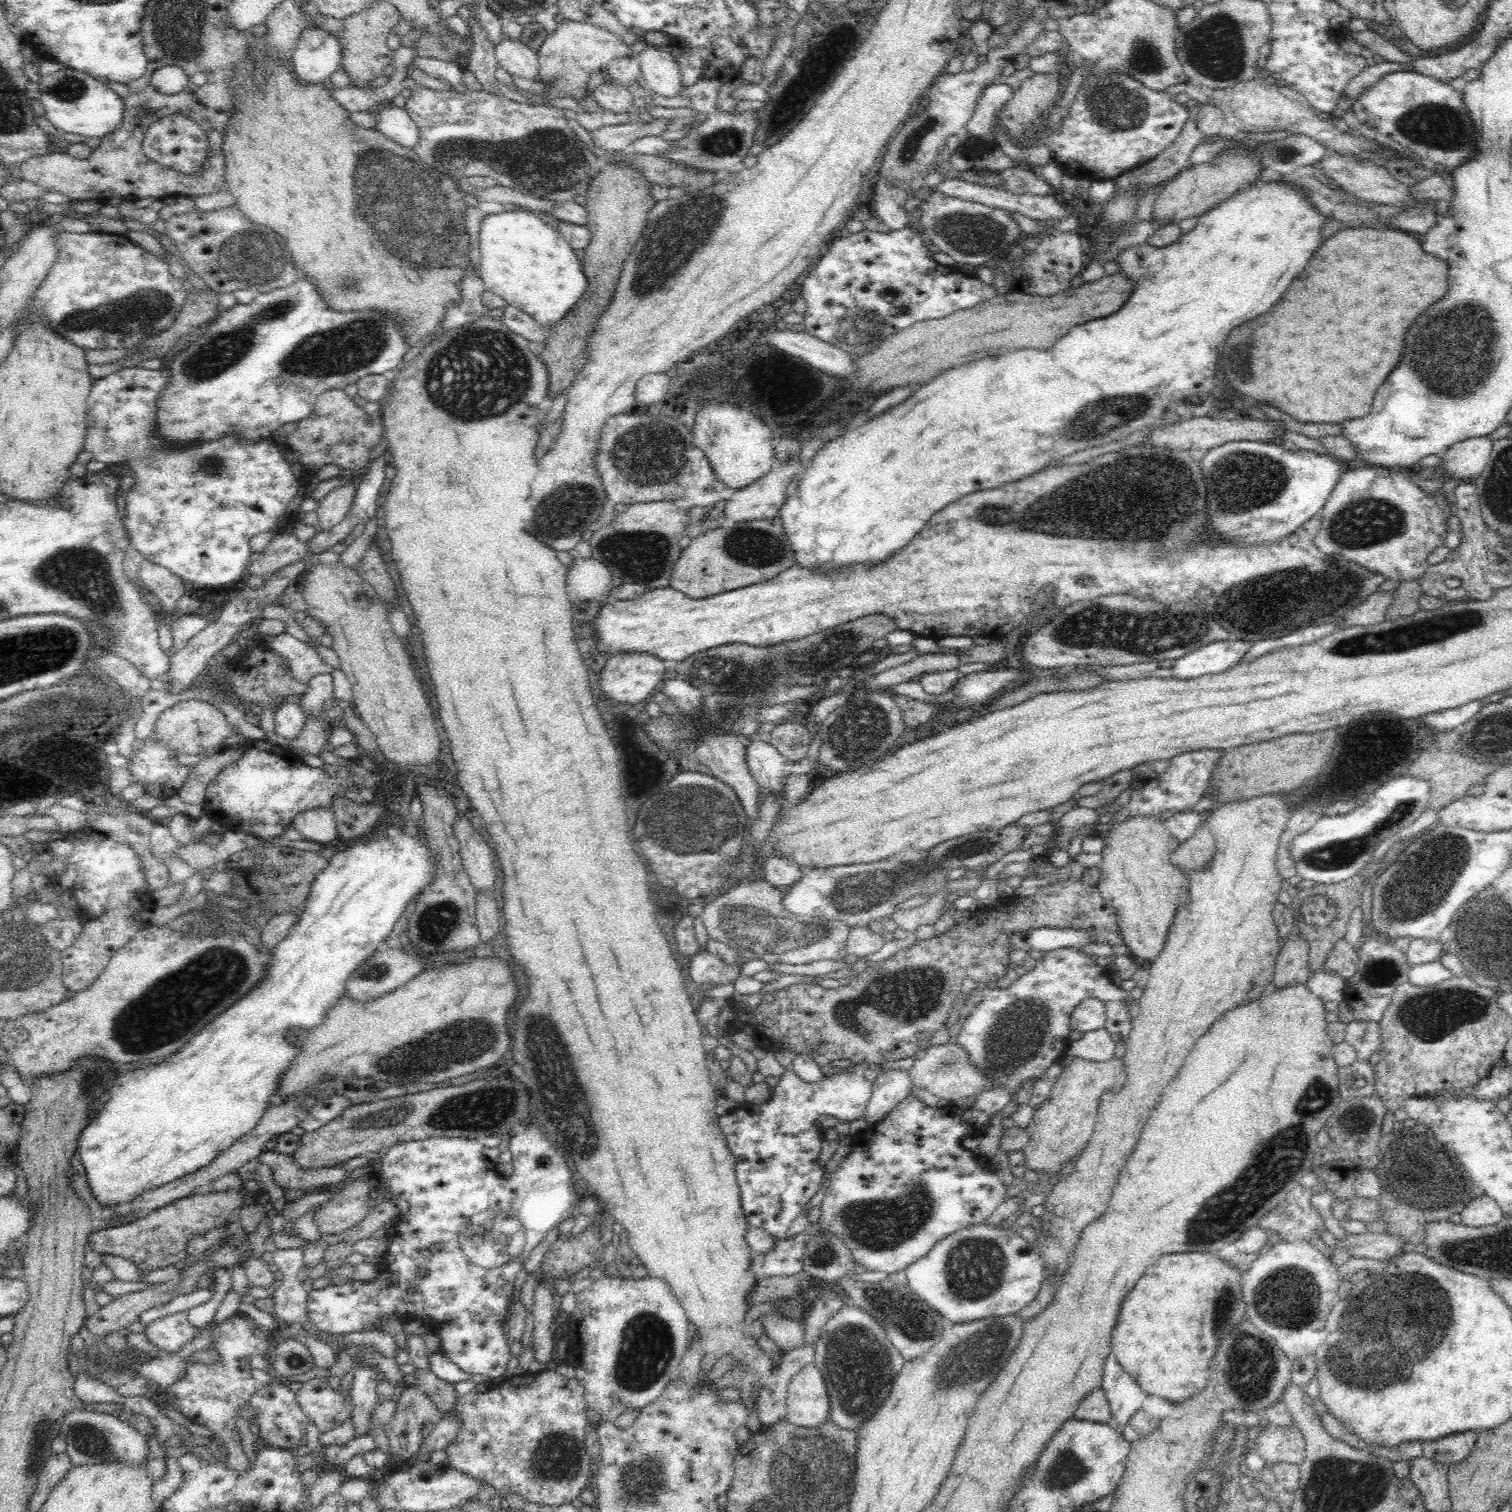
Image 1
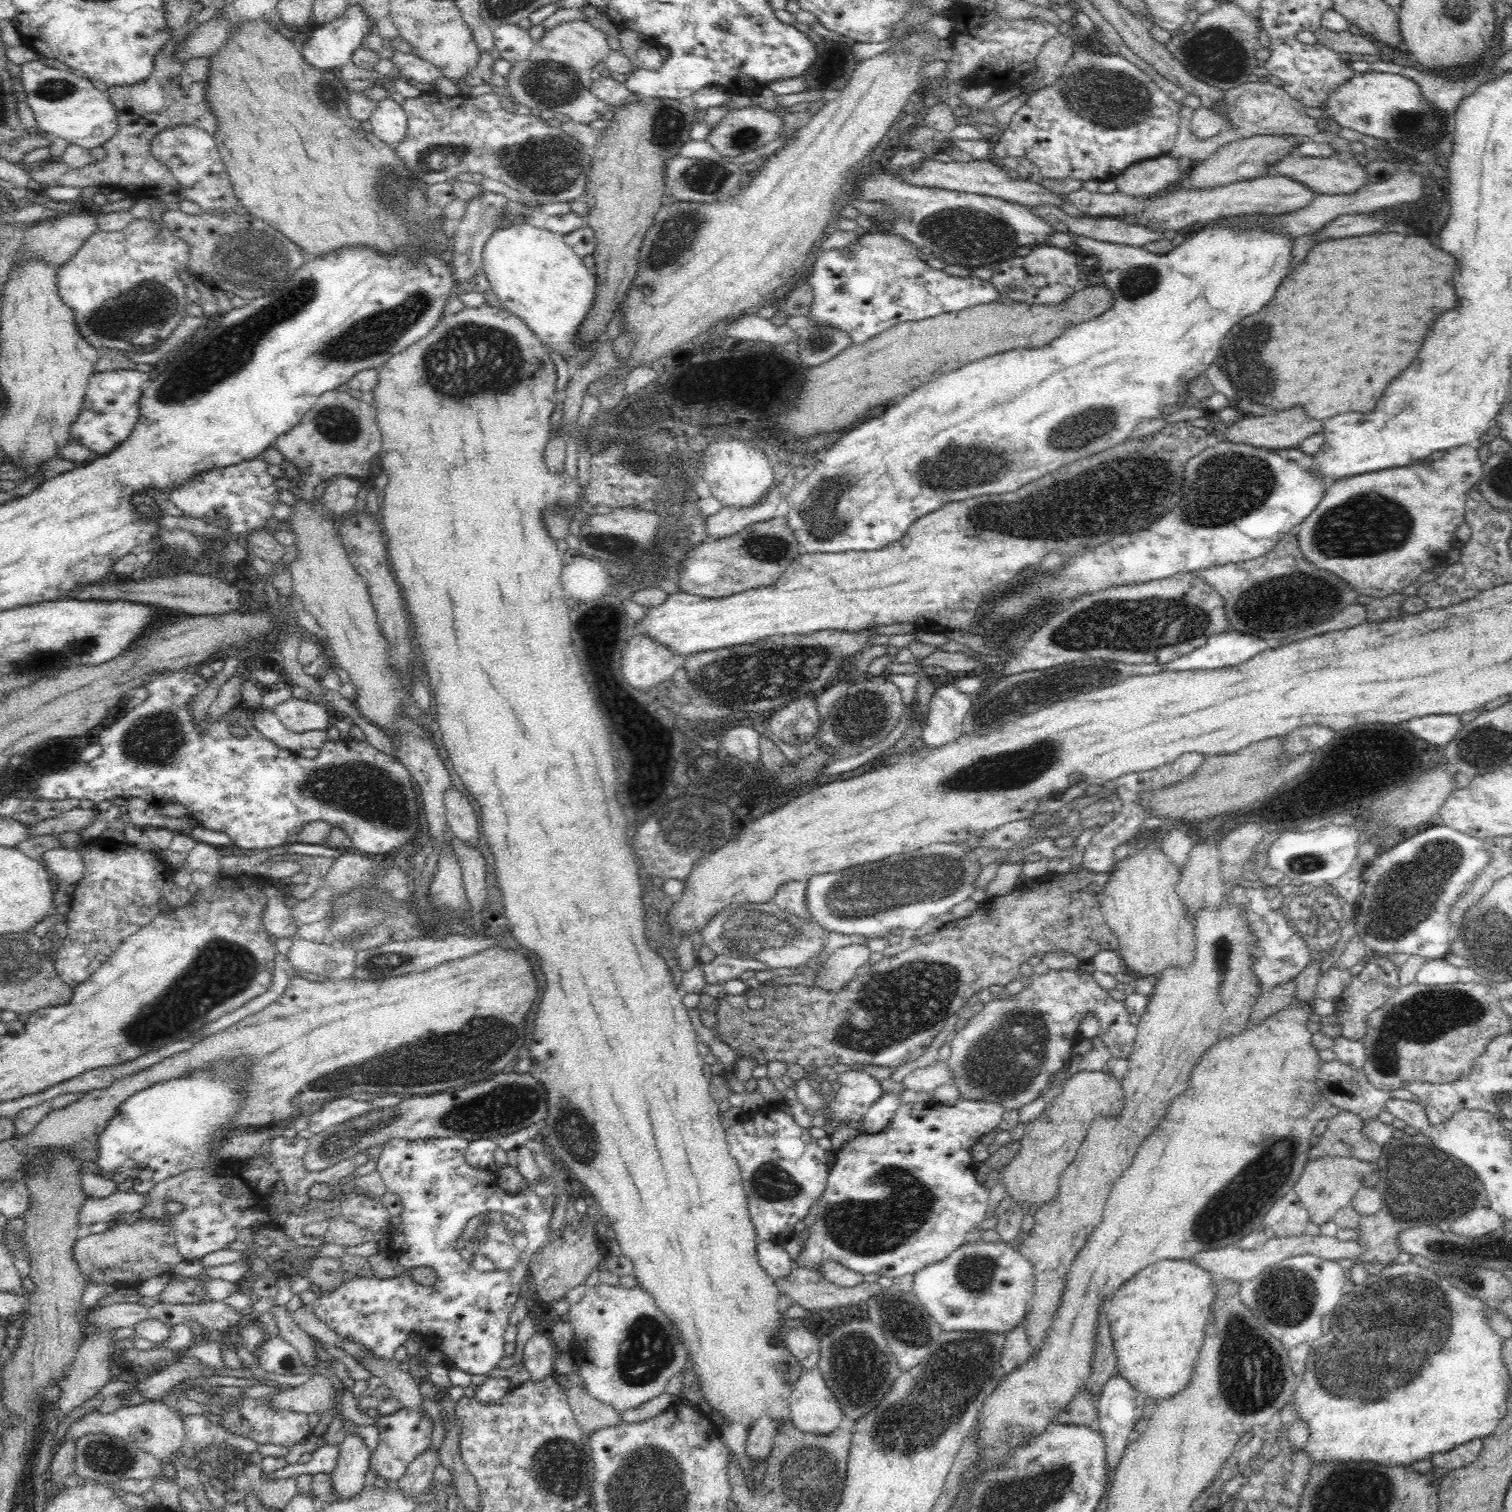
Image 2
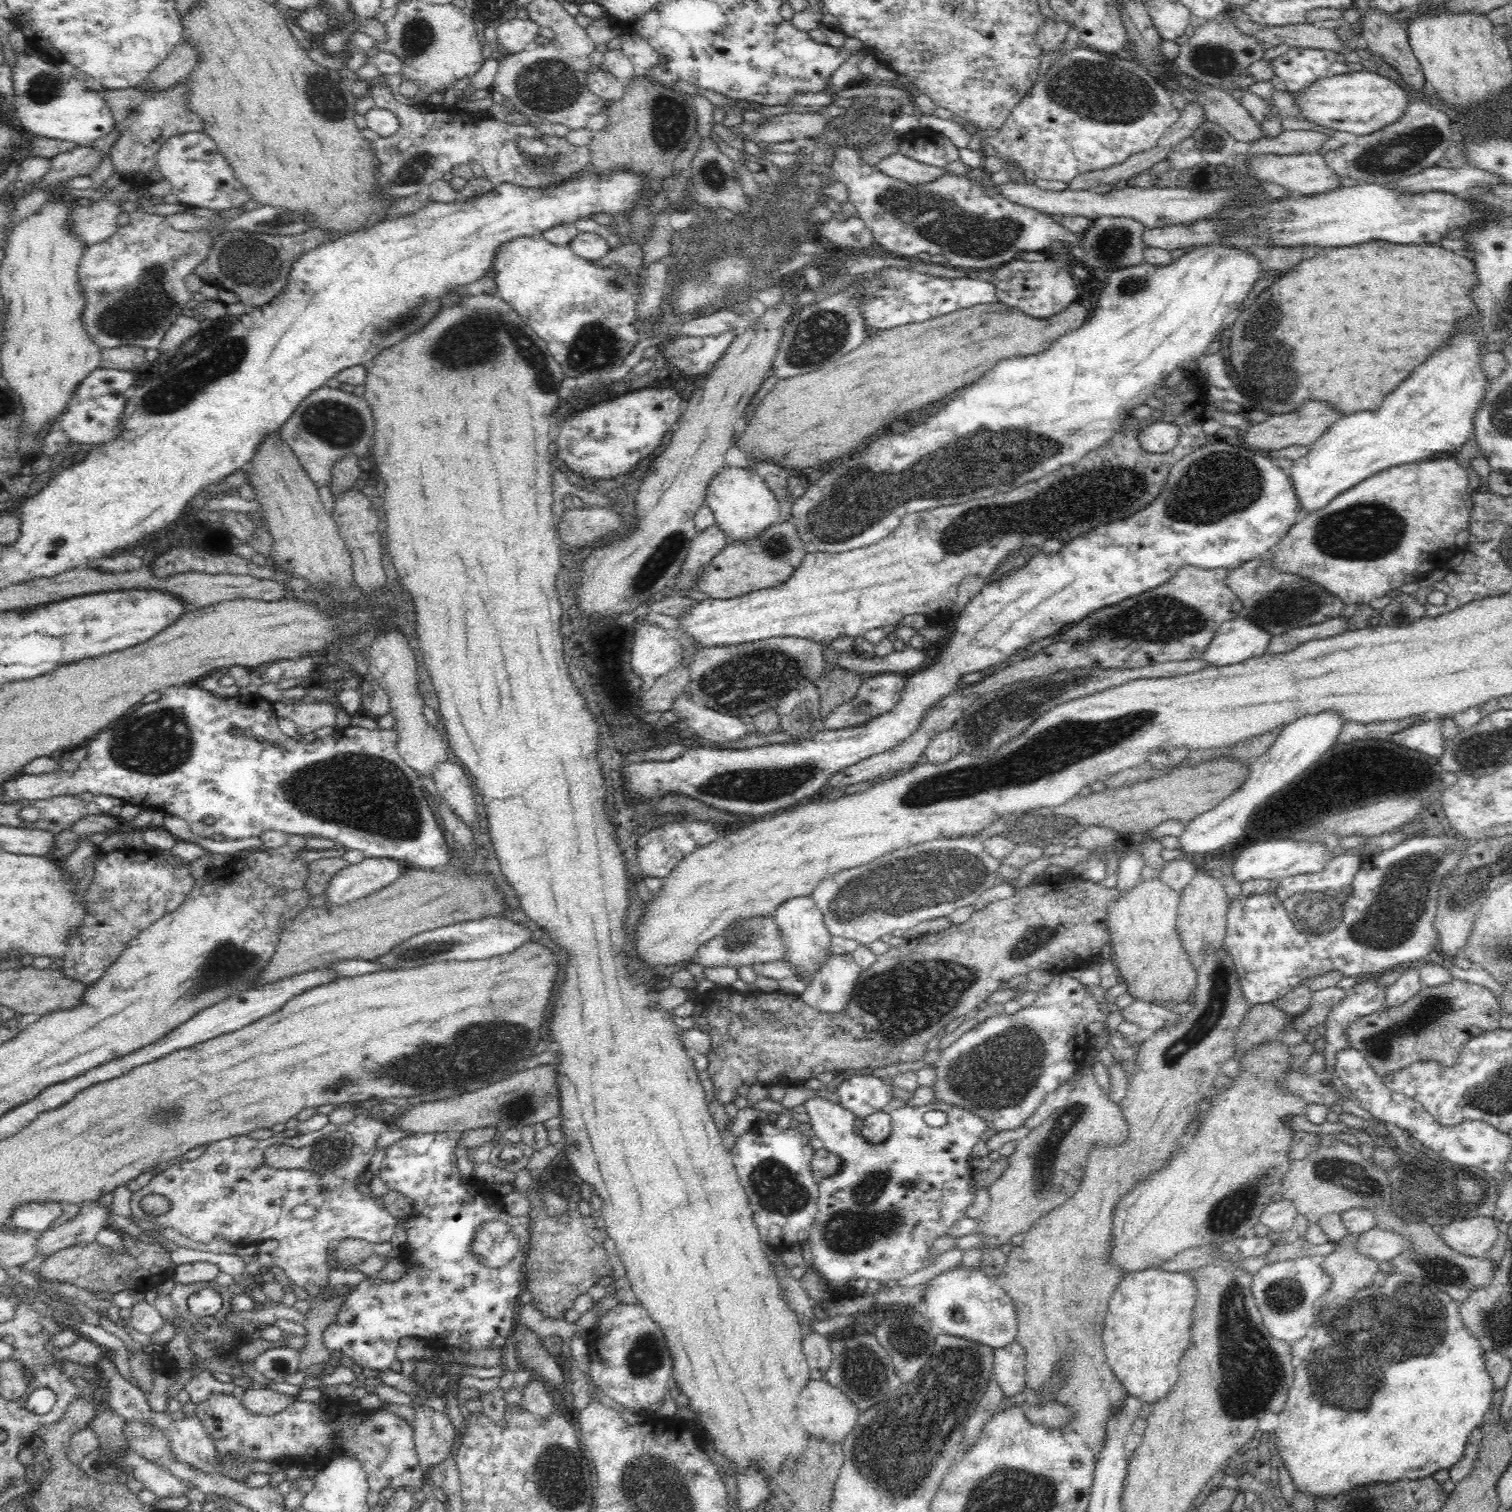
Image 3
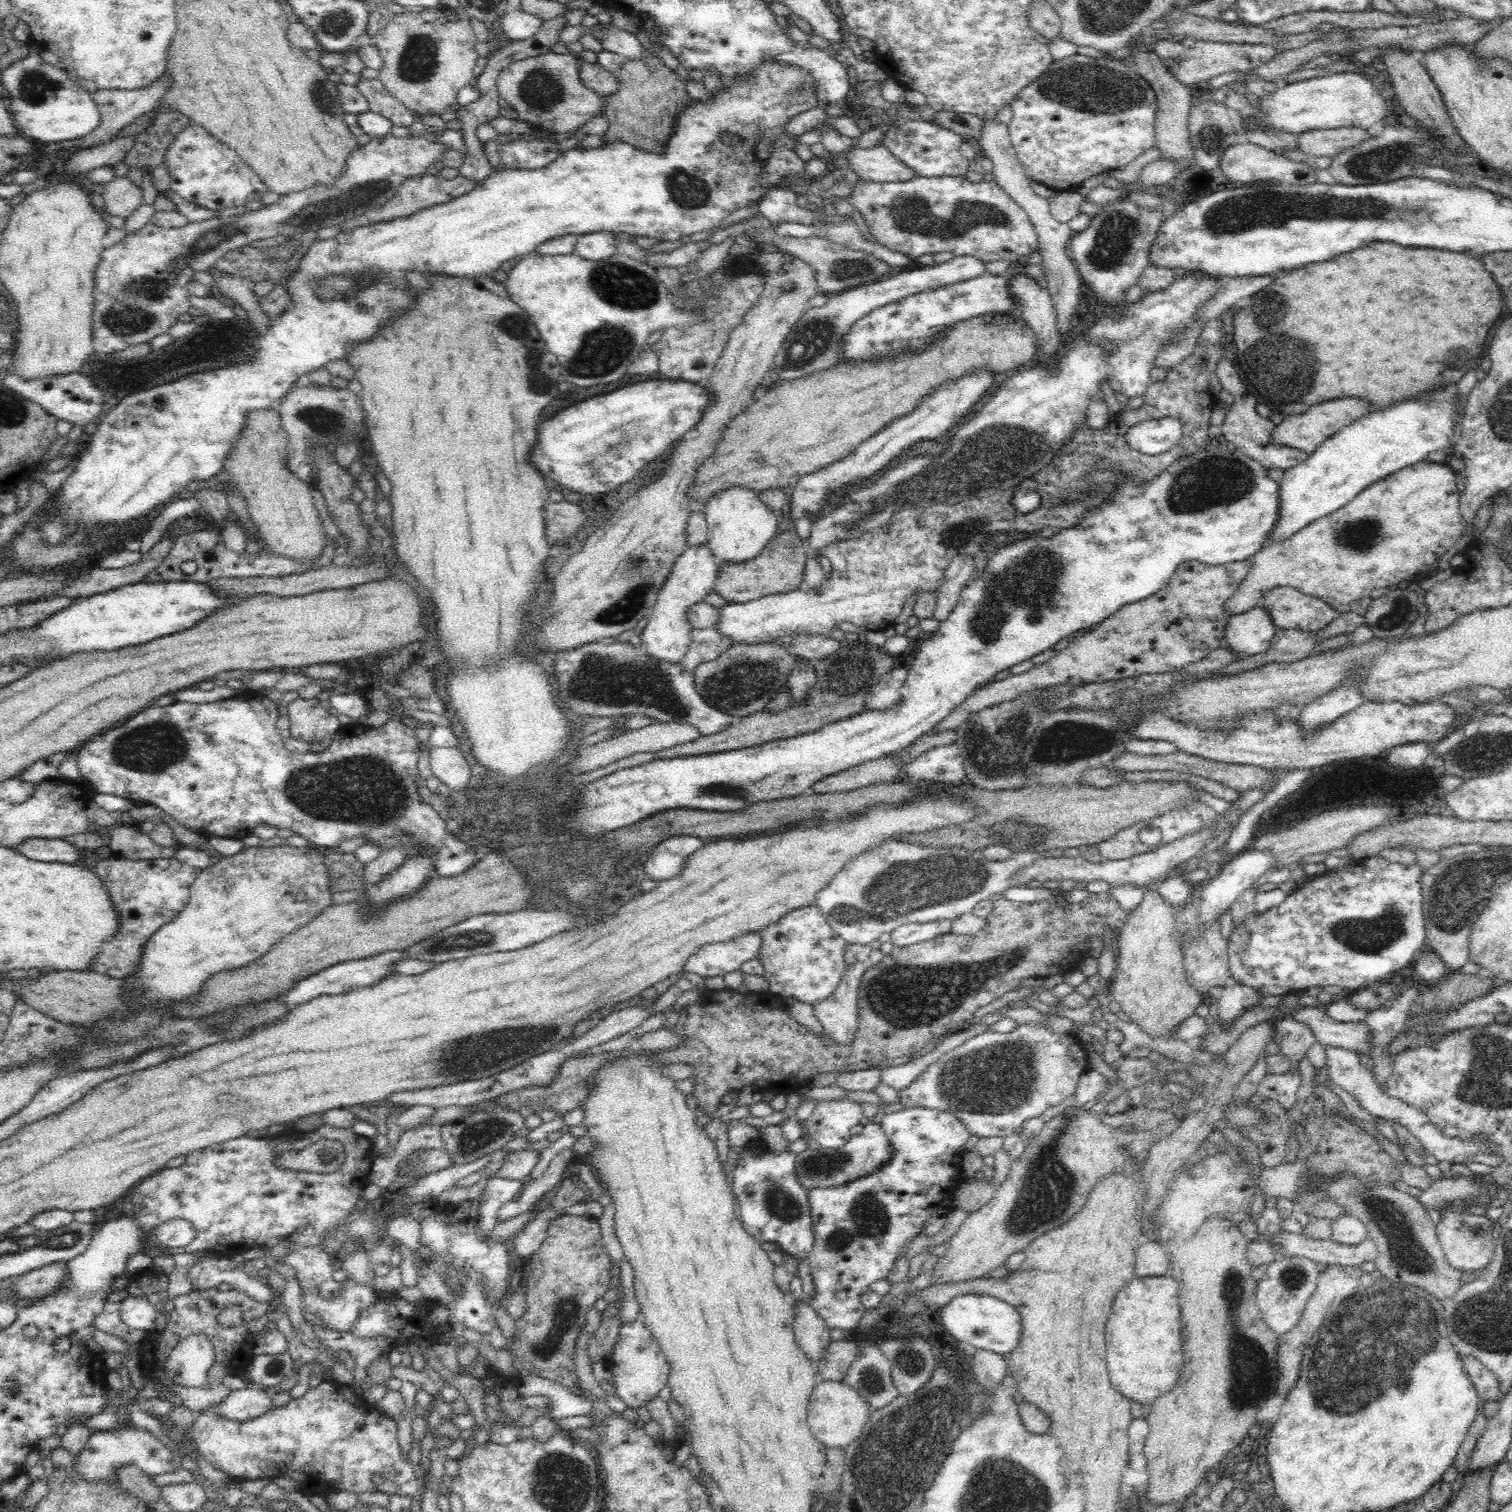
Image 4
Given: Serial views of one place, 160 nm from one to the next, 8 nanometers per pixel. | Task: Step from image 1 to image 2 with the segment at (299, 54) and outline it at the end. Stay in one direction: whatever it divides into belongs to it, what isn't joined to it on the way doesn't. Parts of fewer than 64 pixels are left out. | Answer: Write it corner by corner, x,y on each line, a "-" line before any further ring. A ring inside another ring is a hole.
353,2
349,9
340,18
319,25
312,31
312,34
307,37
300,48
302,57
317,70
333,70
338,71
341,66
346,65
354,52
354,48
362,42
362,38
367,36
370,30
370,21
366,19
366,13
360,9
360,6

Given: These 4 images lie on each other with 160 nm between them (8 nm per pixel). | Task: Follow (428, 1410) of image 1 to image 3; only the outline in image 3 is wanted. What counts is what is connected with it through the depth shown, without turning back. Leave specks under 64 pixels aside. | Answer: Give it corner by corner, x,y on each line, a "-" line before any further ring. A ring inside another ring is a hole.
214,1393
208,1399
197,1404
195,1415
200,1419
206,1432
212,1437
217,1454
228,1460
228,1452
238,1452
238,1458
253,1458
256,1460
275,1460
282,1462
284,1468
287,1465
323,1463
334,1458
336,1454
347,1452
350,1456
355,1456
367,1472
367,1482
370,1490
380,1492
383,1488
411,1488
417,1491
422,1487
424,1480
424,1469
421,1468
418,1458
412,1422
402,1419
396,1414
387,1411
367,1412
362,1409
350,1410
343,1397
322,1398
315,1403
302,1400
294,1401
286,1410
272,1414
272,1416
252,1414
241,1401
240,1394
237,1393

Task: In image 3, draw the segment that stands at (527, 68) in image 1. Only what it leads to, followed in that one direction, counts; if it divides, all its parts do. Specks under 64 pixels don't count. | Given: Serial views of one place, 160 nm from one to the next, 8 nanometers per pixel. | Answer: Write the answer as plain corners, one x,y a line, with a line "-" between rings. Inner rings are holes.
518,17
500,23
495,31
501,53
516,54
522,52
532,44
533,38
538,34
539,24
533,20
522,20

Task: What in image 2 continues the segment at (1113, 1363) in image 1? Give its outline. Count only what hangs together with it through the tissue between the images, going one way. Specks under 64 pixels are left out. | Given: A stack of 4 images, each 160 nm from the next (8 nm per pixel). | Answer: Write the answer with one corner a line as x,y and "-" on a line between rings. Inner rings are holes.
1114,1372
1114,1374
1106,1380
1106,1384
1102,1386
1102,1392
1100,1393
1100,1399
1096,1401
1099,1417
1092,1424
1089,1424
1089,1427
1094,1430
1099,1430
1101,1434
1104,1435
1105,1455
1110,1480
1107,1482
1107,1496
1116,1466
1118,1466
1118,1462
1120,1462
1120,1458
1124,1454
1124,1448
1126,1448
1124,1444
1128,1442
1128,1436
1132,1432
1134,1425
1143,1417
1144,1400
1146,1400
1147,1396
1140,1394
1140,1391
1136,1390
1136,1388
1118,1372

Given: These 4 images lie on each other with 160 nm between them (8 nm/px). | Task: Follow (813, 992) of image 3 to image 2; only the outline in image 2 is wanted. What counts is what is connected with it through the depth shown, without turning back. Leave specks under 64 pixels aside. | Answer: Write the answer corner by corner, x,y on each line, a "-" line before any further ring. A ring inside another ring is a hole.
851,943
836,949
827,959
824,969
815,976
819,988
840,990
856,976
856,970
868,959
873,952
867,944

